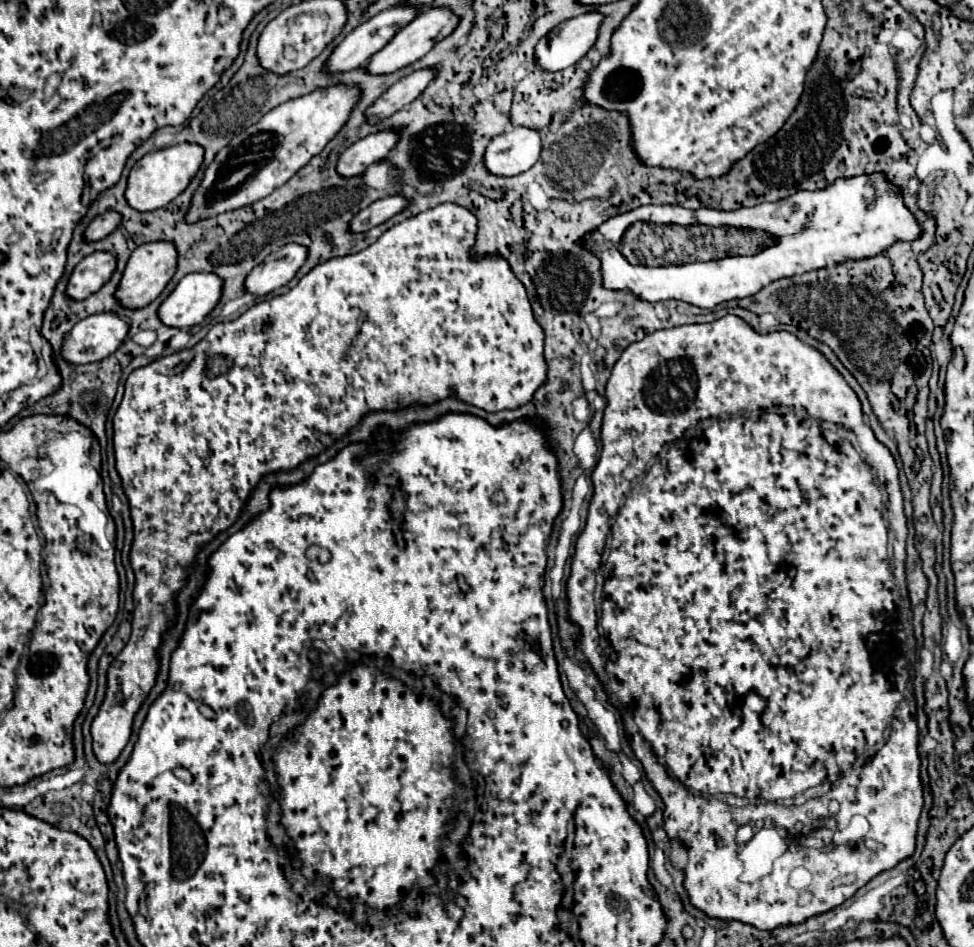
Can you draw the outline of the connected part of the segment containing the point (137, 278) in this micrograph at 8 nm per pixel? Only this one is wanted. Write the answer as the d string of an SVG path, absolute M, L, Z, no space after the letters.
M153 241L153 243L143 243L133 251L133 255L127 261L123 279L117 287L117 299L131 309L141 309L149 305L153 299L161 295L161 291L167 287L171 277L177 271L177 249L171 241Z

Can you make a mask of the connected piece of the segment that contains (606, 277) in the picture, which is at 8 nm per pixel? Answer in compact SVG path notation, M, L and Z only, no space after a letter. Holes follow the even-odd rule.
M873 173L873 175L855 175L849 179L835 179L829 187L817 189L817 191L797 191L785 199L773 201L773 203L759 203L753 207L741 207L737 211L715 211L715 209L685 209L677 205L643 205L639 209L633 209L629 213L617 215L609 221L605 221L599 229L595 229L587 237L587 247L601 259L601 271L603 271L603 285L607 289L629 289L637 293L645 301L665 301L665 299L679 299L687 301L695 307L713 309L715 305L721 305L731 299L743 299L751 297L757 291L761 291L765 285L793 275L803 275L813 269L827 267L827 263L843 263L843 261L861 261L875 257L883 251L887 251L893 243L899 241L913 241L921 237L921 227L915 219L915 215L905 207L903 193L899 187L891 185L891 181L885 177L885 173ZM637 221L655 221L655 223L675 223L675 225L715 225L715 227L745 227L745 229L763 229L775 235L777 243L763 249L761 253L753 257L725 257L717 261L707 263L689 263L689 265L669 265L669 267L641 267L631 265L621 251L617 251L617 243L621 243L621 231L629 227L629 223Z

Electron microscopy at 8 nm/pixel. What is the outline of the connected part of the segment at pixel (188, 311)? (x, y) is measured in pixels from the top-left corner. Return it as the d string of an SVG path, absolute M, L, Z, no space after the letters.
M189 273L161 303L159 317L169 327L187 329L205 319L221 299L221 277L213 273Z

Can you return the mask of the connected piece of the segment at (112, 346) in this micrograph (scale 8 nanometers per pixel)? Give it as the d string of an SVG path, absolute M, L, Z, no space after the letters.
M111 311L89 315L65 337L63 357L75 365L101 361L121 347L127 333L129 323Z

